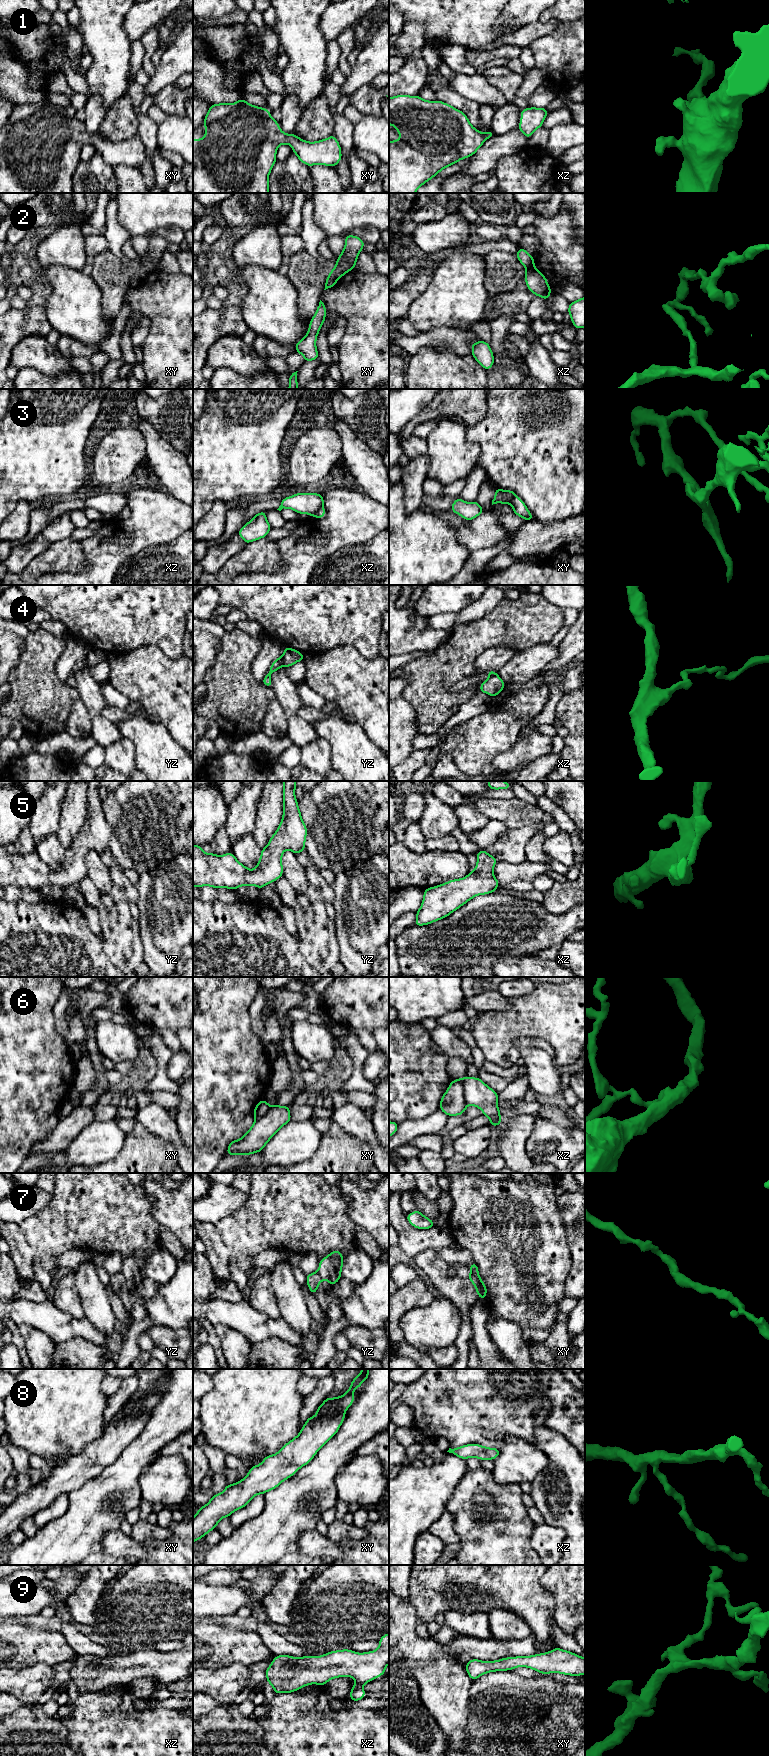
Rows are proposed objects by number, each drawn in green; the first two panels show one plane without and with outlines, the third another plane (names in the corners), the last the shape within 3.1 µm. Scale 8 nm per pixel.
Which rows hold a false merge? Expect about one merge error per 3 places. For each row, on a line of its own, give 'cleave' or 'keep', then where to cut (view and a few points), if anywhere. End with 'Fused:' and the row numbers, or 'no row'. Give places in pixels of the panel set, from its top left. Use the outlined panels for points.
1: keep | no cut
2: cleave | xy (329, 273), (336, 280)
3: cleave | xz (322, 506), (312, 515)
4: cleave | yz (282, 656), (284, 664)
5: keep | no cut
6: cleave | xz (456, 1079), (462, 1086), (464, 1099), (468, 1104)
7: cleave | xy (470, 1273), (478, 1275)
8: keep | no cut
9: keep | no cut
Fused: 2, 3, 4, 6, 7

